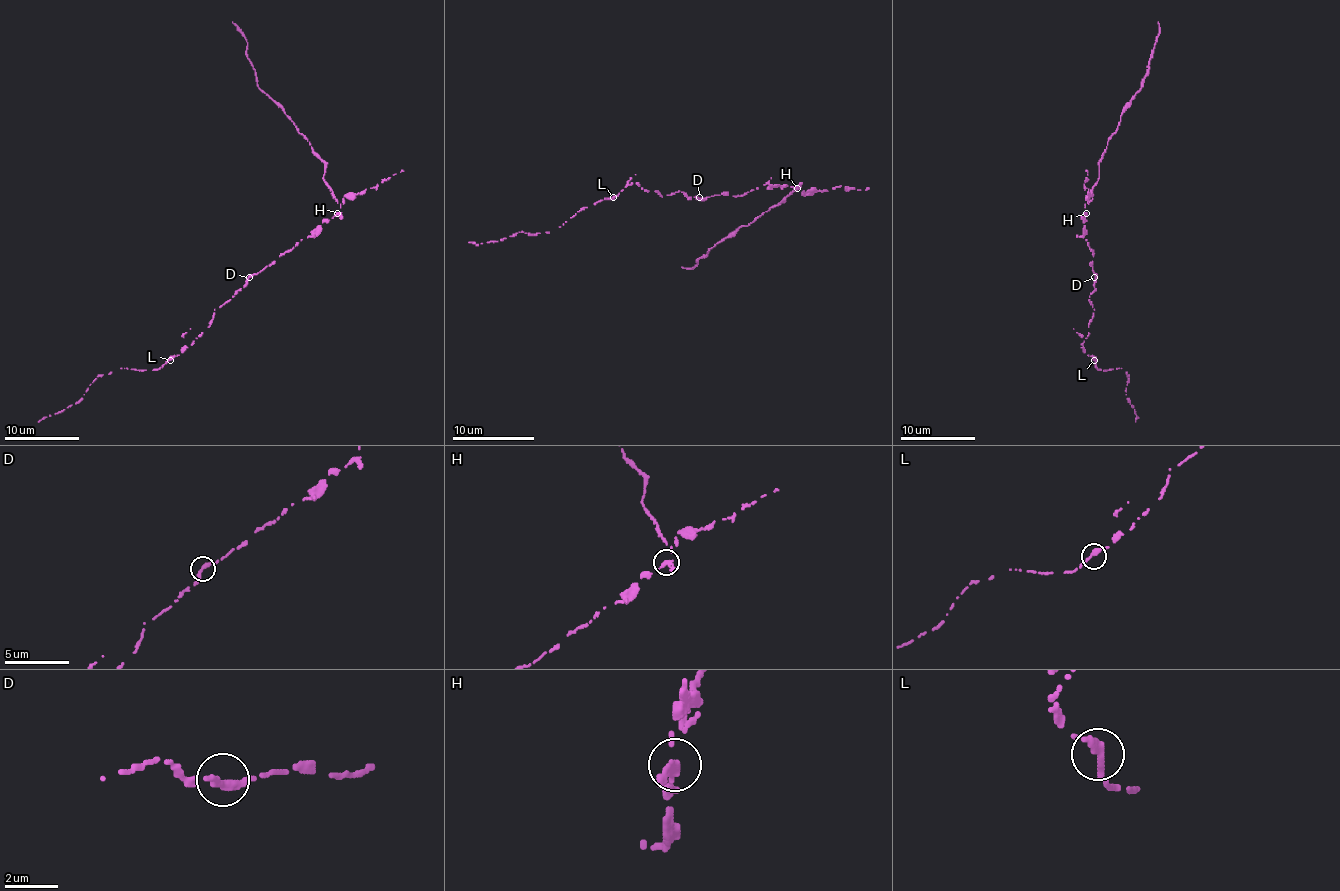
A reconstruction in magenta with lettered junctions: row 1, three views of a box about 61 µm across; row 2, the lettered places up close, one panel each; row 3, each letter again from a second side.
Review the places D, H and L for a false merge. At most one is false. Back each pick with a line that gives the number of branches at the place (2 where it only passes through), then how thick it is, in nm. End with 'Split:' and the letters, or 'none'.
H: branches 2; calibre 300 nm
Split: H

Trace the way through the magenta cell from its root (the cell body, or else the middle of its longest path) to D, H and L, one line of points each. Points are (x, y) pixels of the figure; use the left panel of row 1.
D: (267, 266), (249, 277)
H: (267, 266), (337, 214)
L: (267, 266), (254, 274), (230, 300), (215, 309), (213, 319), (194, 341), (170, 360)

